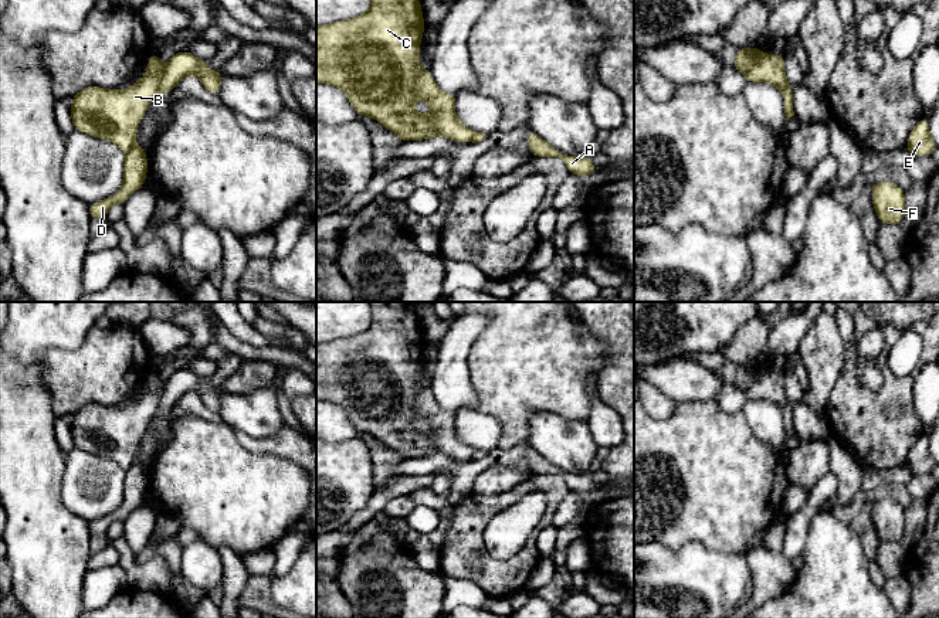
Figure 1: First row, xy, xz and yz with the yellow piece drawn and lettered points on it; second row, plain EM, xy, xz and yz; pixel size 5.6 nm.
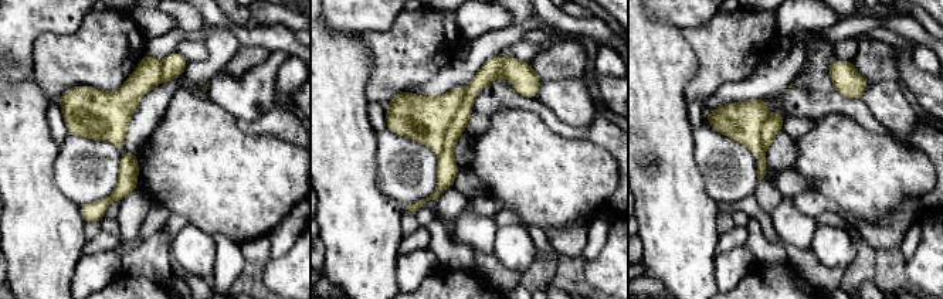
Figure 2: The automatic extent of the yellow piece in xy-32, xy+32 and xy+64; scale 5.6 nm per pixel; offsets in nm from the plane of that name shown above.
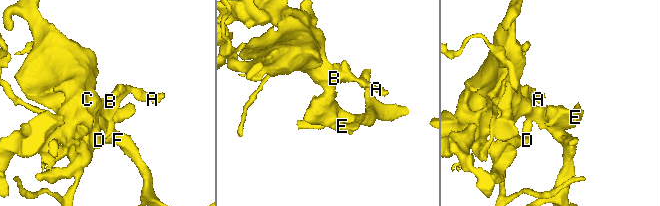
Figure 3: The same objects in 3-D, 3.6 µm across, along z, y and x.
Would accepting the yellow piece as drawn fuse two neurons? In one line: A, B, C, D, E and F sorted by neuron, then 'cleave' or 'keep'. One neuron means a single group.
A B C D E F | keep

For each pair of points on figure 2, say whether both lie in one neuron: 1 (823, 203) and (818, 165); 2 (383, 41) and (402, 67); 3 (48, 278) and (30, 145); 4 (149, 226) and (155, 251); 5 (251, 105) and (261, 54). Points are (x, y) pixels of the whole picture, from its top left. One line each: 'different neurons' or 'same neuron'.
1: different neurons
2: same neuron
3: same neuron
4: different neurons
5: different neurons

